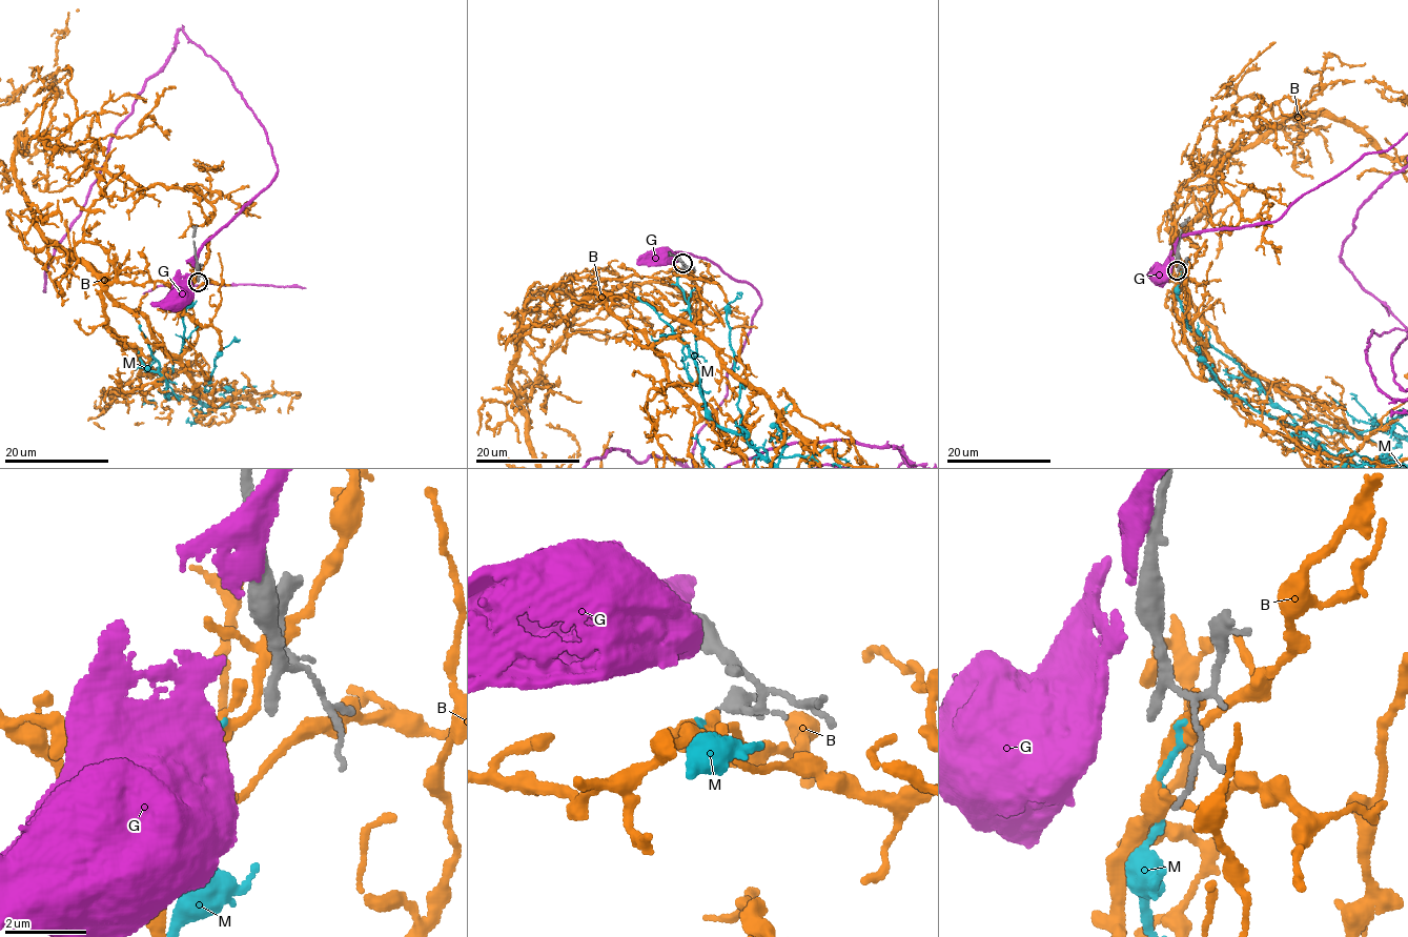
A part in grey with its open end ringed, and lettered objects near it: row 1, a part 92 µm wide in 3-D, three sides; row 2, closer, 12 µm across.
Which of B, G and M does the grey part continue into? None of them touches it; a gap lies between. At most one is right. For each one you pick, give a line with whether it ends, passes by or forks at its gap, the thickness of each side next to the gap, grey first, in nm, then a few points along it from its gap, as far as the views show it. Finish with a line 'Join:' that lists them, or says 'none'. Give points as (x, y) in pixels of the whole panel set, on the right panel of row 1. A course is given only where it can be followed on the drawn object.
Join: none

